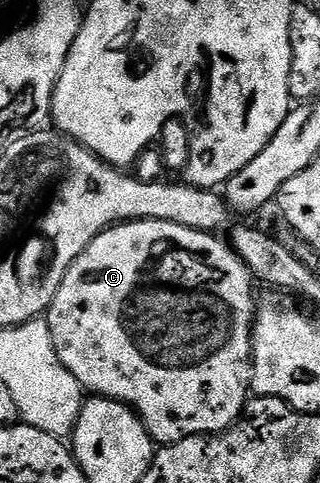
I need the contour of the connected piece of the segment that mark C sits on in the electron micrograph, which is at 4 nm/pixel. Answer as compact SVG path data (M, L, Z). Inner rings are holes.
M140 219L128 223L120 223L101 231L93 241L72 261L68 273L64 273L64 281L60 281L60 289L56 289L56 297L52 297L52 305L44 316L48 329L52 333L52 345L56 349L56 357L76 377L76 381L91 396L103 399L117 399L126 404L135 415L142 420L146 431L155 444L165 445L184 441L184 437L193 435L217 435L227 428L233 427L242 418L242 411L251 398L250 377L252 374L252 336L254 334L254 285L256 278L248 265L236 252L229 242L218 240L214 233L206 233L202 239L202 259L185 251L182 247L174 247L170 239L166 239L168 224L159 219Z

